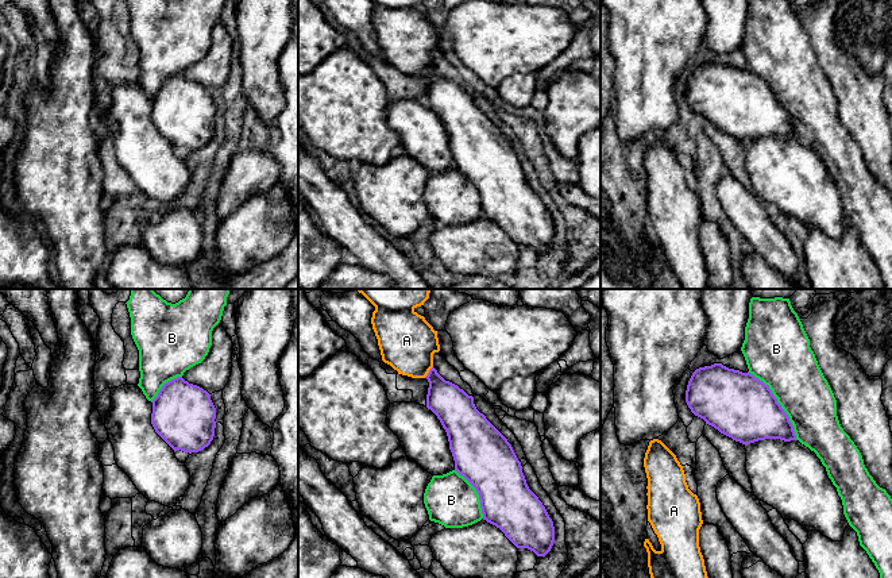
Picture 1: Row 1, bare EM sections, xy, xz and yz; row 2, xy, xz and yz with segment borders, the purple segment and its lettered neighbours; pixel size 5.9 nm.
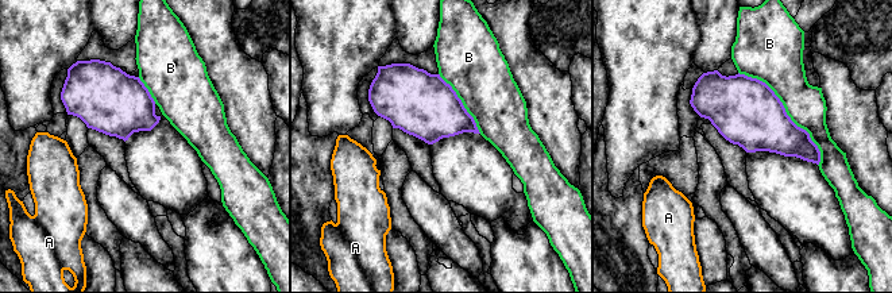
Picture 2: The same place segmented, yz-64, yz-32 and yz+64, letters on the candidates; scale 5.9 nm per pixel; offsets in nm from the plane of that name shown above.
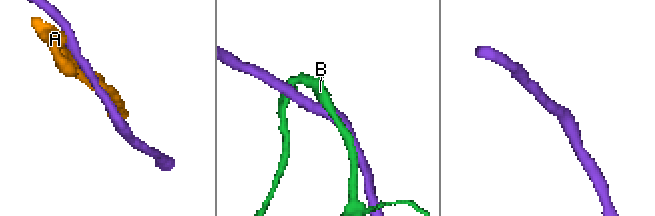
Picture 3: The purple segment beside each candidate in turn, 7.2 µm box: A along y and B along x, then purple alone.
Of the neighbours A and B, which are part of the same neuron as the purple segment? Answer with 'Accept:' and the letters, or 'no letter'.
Accept: no letter

